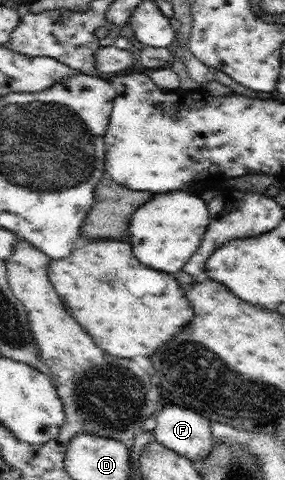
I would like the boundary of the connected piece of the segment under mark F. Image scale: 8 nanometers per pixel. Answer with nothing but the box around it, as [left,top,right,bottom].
[152,403,215,462]

